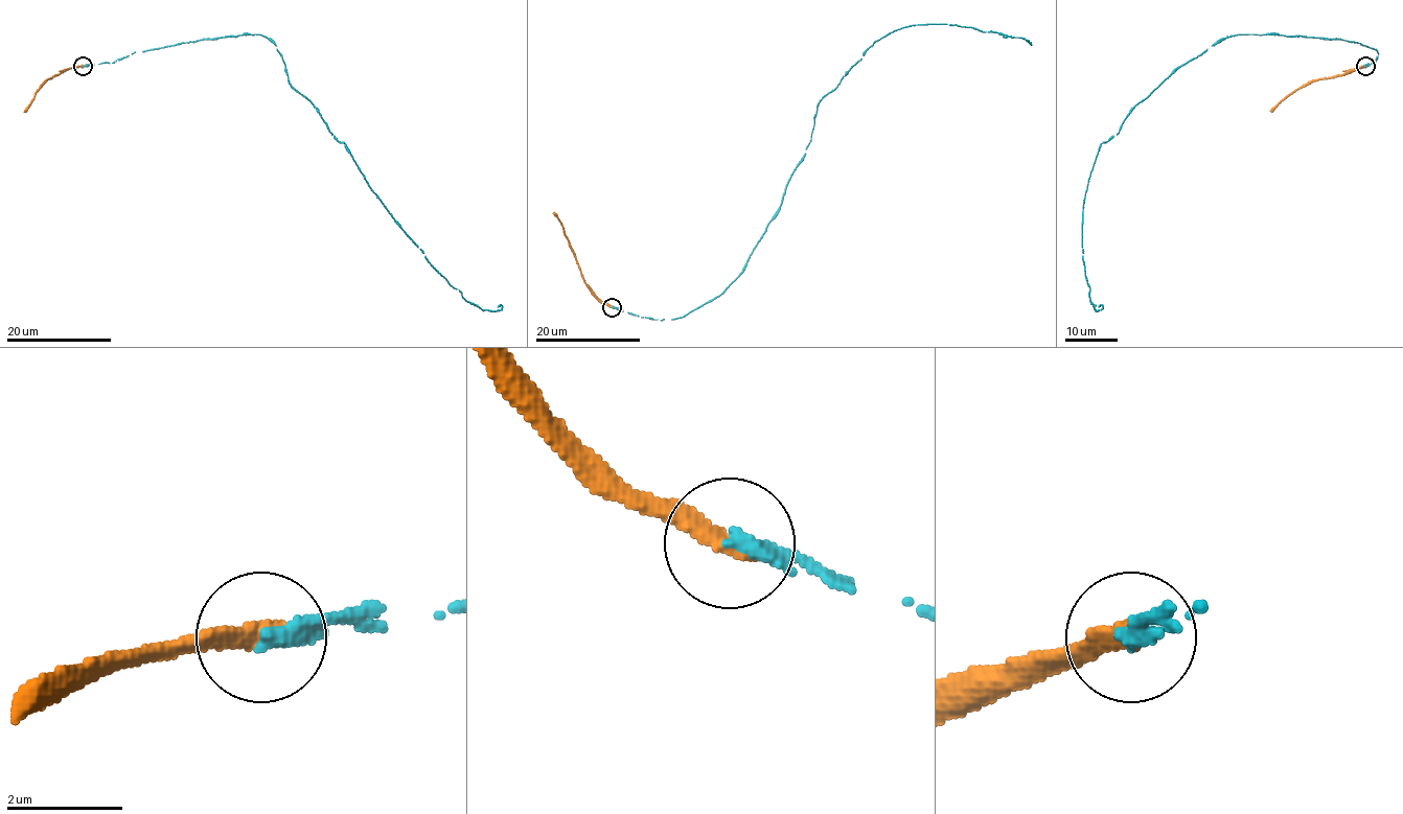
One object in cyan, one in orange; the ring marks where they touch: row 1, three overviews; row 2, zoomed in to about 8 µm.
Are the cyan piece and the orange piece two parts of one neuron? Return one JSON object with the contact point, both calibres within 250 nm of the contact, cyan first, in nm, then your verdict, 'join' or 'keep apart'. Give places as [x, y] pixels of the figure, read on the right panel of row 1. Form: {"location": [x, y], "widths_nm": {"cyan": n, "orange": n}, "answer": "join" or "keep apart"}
{"location": [1365, 66], "widths_nm": {"cyan": 320, "orange": 320}, "answer": "keep apart"}

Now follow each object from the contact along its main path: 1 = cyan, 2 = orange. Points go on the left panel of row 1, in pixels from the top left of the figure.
1: (83, 66), (258, 33), (272, 42), (289, 84), (317, 110), (428, 261), (466, 301), (482, 309), (498, 307)
2: (83, 66), (67, 68), (46, 80), (24, 111)

